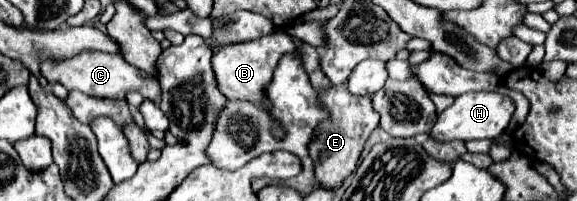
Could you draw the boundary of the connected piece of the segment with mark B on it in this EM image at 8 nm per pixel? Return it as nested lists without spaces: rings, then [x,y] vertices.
[[[277,32],[253,42],[221,48],[217,54],[213,54],[213,70],[219,82],[219,90],[229,100],[251,102],[263,110],[271,110],[271,102],[267,98],[267,84],[271,82],[273,72],[283,54],[295,54],[295,44],[291,42],[289,34],[277,34]]]

